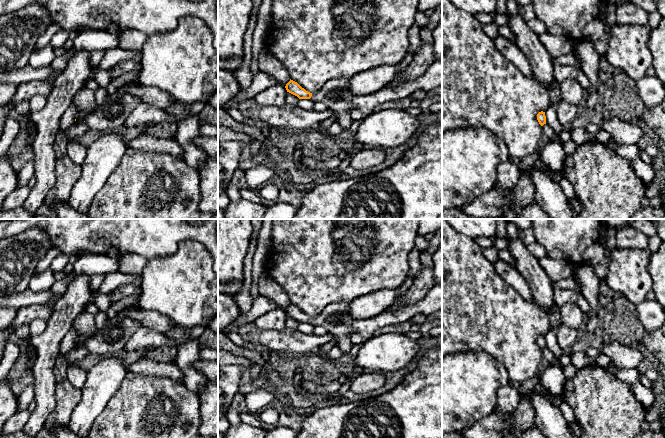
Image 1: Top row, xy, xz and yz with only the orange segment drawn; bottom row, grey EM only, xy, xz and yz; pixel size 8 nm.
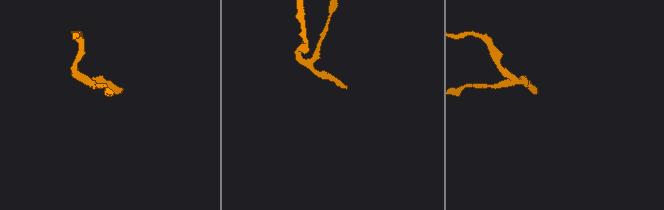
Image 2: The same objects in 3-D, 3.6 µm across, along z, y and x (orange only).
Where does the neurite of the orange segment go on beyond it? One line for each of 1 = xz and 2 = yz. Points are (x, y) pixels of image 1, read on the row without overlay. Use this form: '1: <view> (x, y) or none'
1: xz (335, 318)
2: none

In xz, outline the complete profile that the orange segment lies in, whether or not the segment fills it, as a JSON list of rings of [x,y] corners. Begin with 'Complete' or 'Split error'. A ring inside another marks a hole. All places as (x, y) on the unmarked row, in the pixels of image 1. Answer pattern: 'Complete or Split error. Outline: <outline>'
Split error. Outline: [[[341,301],[327,305],[320,315],[313,318],[291,303],[285,312],[287,316],[297,320],[299,323],[311,323],[314,327],[324,327],[327,333],[336,338],[337,345],[343,354],[350,354],[354,344],[350,339],[349,330],[355,319],[350,316],[349,302]]]

